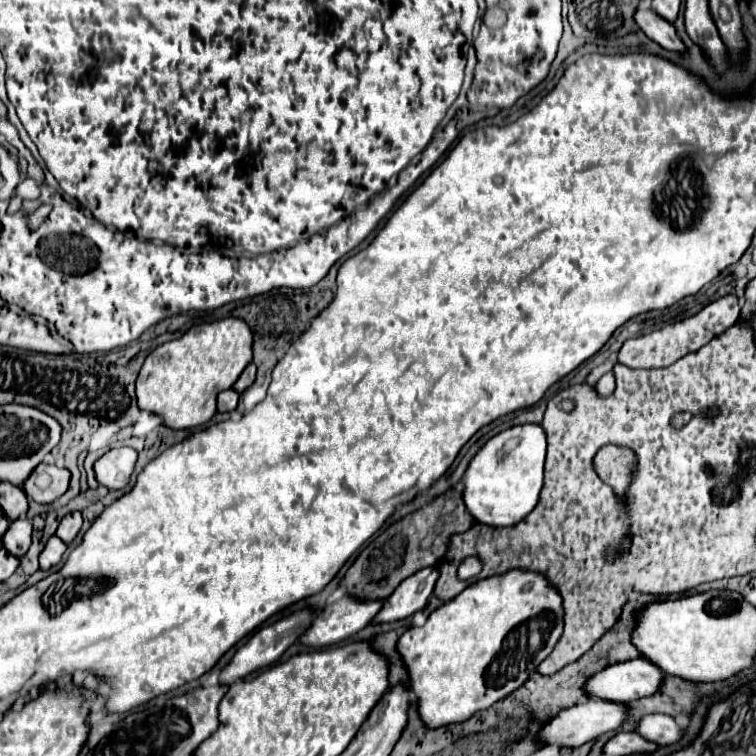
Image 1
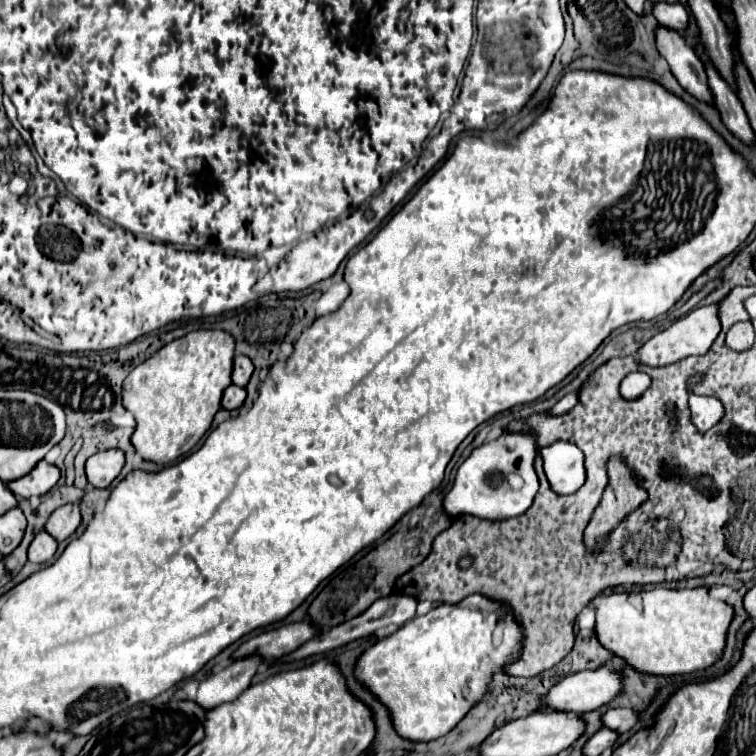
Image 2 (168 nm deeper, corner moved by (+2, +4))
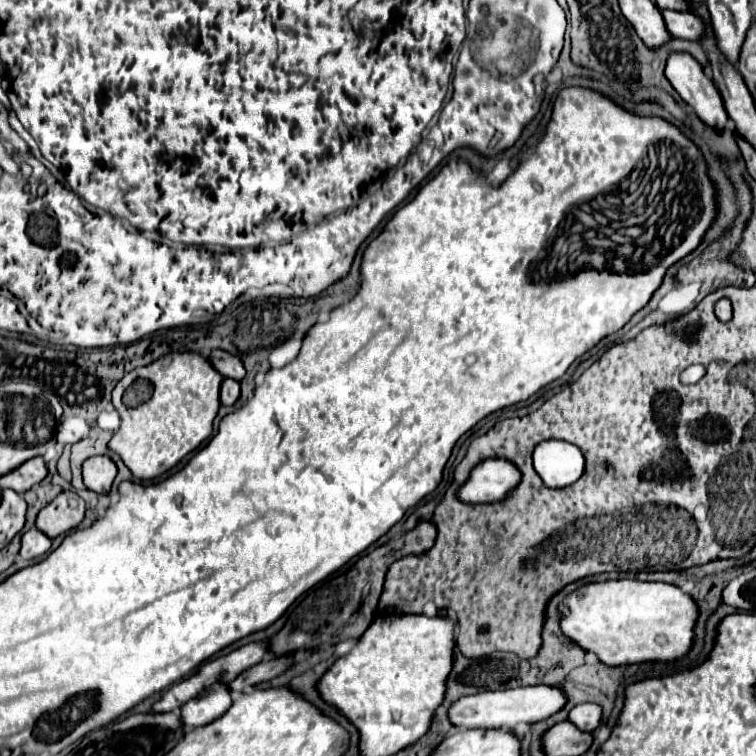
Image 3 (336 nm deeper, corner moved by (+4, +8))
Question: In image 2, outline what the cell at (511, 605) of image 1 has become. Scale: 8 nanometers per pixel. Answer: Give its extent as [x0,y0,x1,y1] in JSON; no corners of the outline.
[354,594,522,742]

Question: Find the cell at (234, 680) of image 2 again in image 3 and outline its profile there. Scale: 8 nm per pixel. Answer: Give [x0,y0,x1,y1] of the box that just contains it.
[182,684,232,728]

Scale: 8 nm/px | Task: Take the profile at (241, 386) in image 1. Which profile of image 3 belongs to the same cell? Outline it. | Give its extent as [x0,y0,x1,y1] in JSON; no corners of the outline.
[210,350,246,380]

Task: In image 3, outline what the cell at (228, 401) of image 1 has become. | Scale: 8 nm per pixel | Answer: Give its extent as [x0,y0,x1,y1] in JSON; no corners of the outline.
[220,380,240,406]

